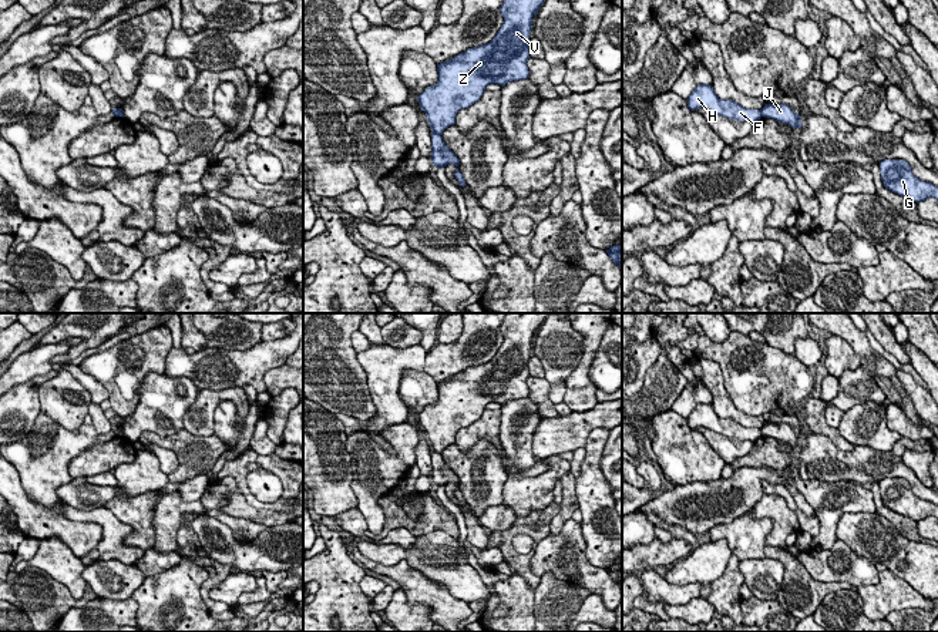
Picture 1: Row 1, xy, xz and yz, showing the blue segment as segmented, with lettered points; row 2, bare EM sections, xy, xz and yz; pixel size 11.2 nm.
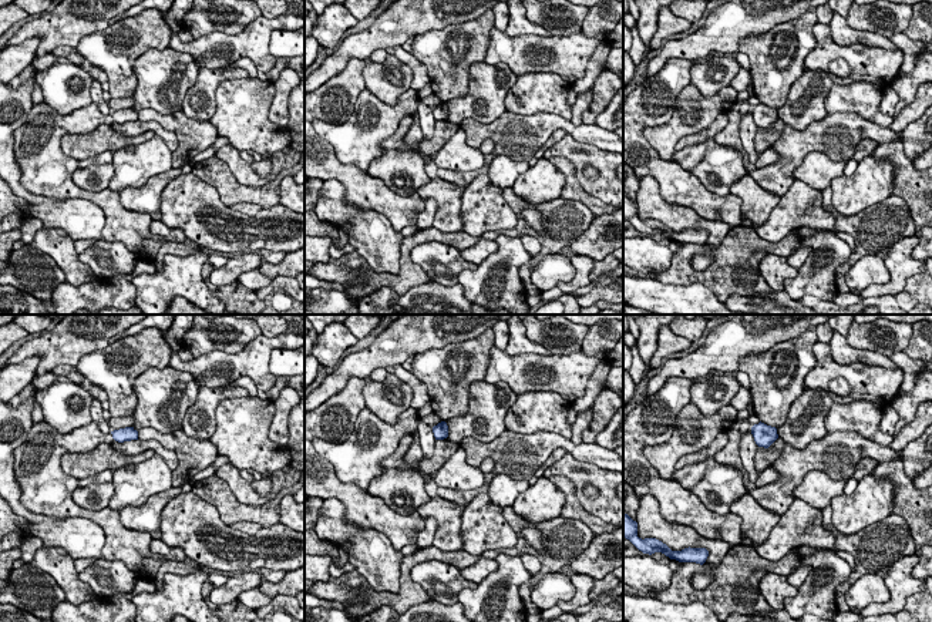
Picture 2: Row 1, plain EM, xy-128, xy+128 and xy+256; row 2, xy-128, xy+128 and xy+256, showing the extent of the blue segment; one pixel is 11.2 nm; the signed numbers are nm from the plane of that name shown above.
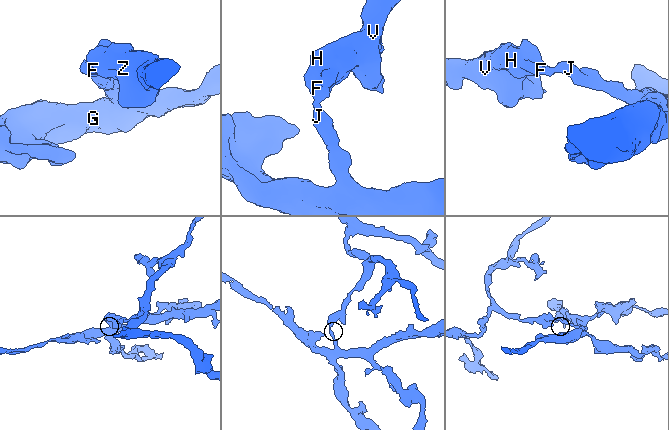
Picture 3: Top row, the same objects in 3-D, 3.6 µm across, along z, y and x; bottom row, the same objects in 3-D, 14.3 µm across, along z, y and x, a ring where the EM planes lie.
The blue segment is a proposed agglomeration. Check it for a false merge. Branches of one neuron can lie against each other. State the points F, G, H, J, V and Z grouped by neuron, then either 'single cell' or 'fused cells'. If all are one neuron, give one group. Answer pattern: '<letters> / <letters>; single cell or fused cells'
F H V Z / G J; fused cells

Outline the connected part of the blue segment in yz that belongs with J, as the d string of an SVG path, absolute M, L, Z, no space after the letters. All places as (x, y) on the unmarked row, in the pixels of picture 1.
M766 423L762 427L762 434L789 443L793 448L801 447L801 436L796 433L787 423Z

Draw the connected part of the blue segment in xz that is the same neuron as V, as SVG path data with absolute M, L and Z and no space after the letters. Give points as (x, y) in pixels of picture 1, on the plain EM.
M507 313L500 326L504 342L495 356L437 384L438 400L417 416L433 451L441 454L454 444L457 431L477 421L487 404L528 397L532 336L548 315Z

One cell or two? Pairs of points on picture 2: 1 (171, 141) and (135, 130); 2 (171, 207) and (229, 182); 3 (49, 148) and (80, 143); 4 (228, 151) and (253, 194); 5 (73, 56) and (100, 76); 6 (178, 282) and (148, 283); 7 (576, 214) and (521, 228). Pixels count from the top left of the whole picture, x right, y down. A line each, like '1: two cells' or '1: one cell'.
1: one cell
2: two cells
3: two cells
4: two cells
5: one cell
6: one cell
7: one cell

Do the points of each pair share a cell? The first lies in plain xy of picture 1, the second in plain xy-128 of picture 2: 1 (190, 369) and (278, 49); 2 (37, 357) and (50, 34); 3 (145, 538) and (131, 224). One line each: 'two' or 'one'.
1: two
2: two
3: two

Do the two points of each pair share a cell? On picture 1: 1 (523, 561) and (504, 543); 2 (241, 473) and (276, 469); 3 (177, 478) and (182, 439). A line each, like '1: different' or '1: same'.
1: same
2: same
3: same

